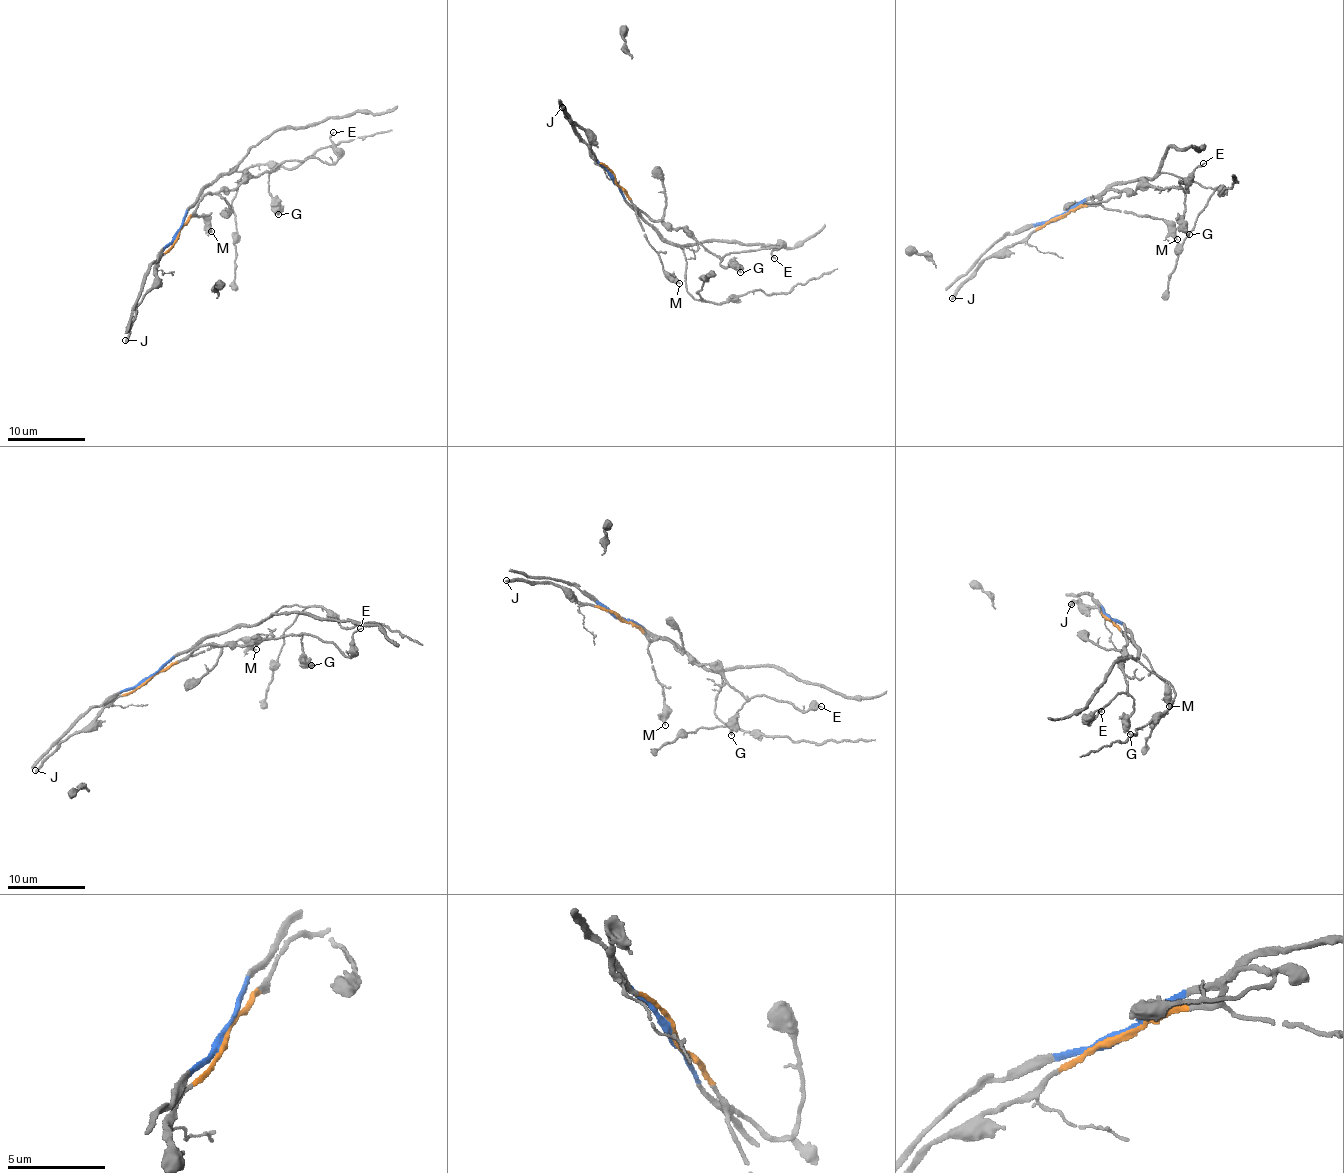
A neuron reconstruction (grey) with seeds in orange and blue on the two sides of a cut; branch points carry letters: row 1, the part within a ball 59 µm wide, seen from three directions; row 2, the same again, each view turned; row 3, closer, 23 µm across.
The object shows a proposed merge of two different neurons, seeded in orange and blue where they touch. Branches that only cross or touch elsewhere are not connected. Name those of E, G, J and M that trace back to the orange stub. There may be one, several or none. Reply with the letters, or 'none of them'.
E, G, J, M

